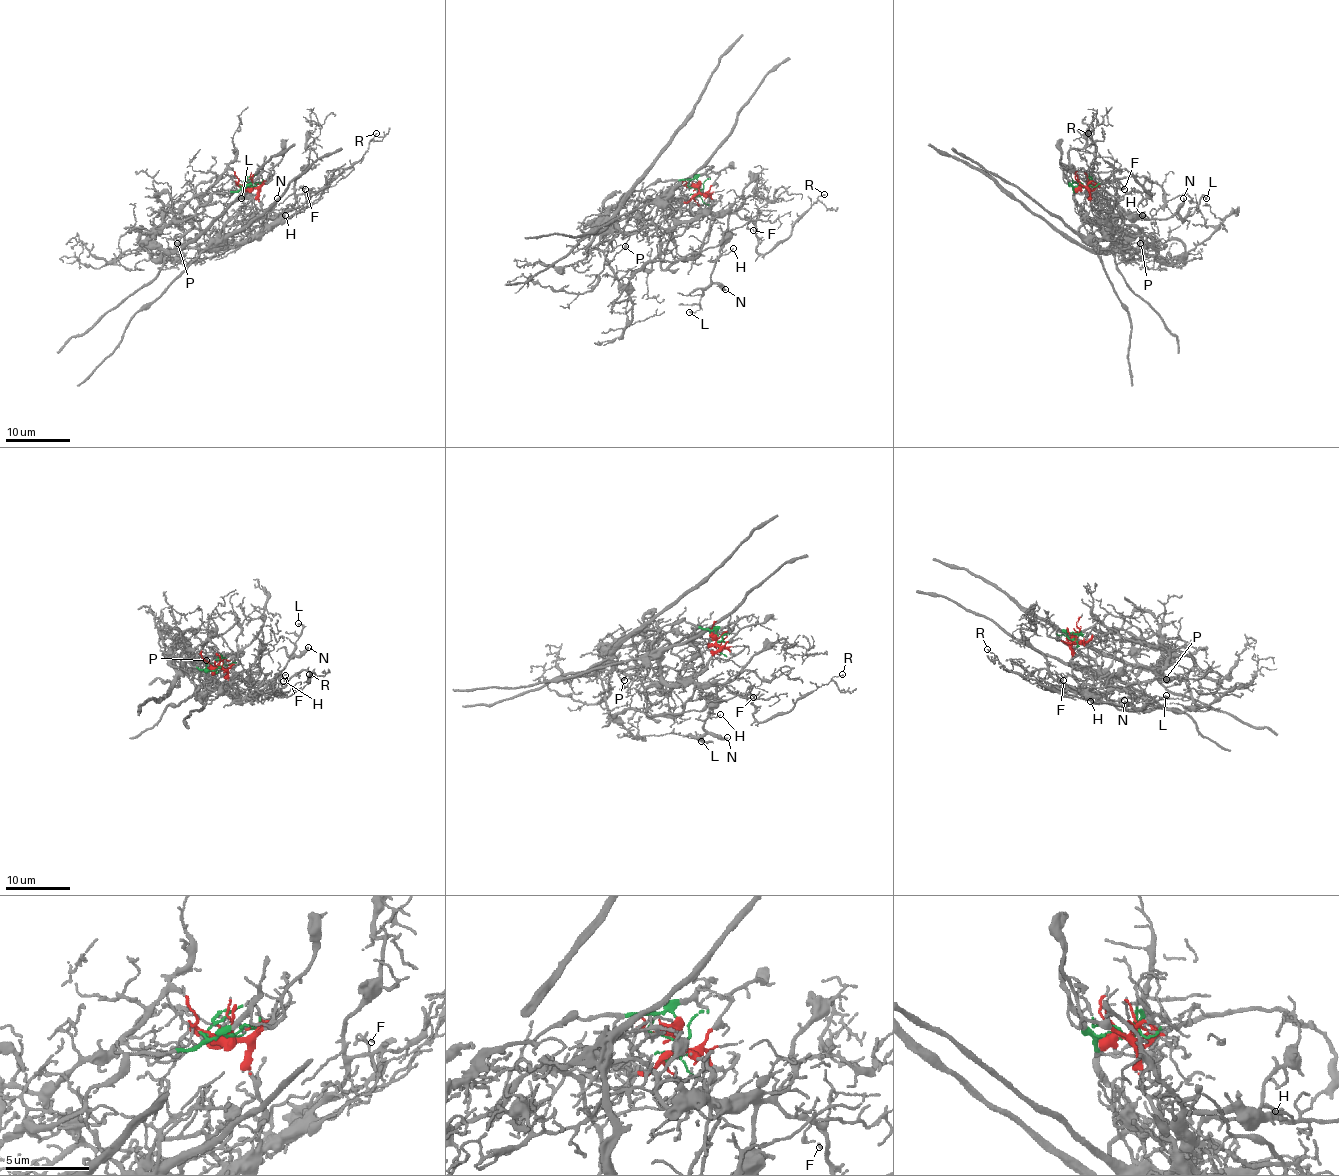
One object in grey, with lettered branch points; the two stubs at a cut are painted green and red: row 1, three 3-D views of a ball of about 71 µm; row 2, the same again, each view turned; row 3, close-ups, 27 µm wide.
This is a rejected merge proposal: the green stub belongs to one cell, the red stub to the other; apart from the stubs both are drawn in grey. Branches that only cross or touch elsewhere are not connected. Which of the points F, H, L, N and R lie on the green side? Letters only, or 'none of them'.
none of them

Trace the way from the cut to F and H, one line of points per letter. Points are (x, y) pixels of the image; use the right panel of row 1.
F: (1081, 186), (1089, 192), (1091, 208), (1105, 228), (1105, 215), (1118, 199), (1115, 189), (1118, 186), (1125, 189)
H: (1081, 186), (1089, 192), (1091, 208), (1105, 228), (1109, 216), (1143, 215)

